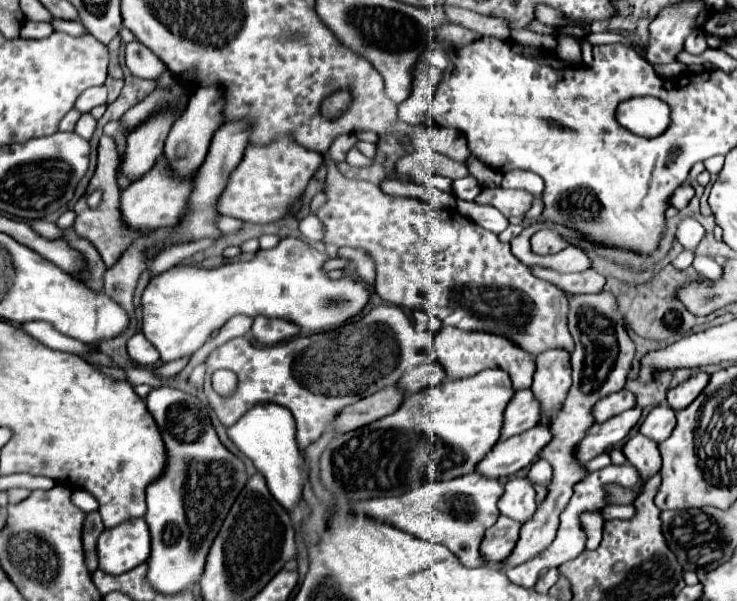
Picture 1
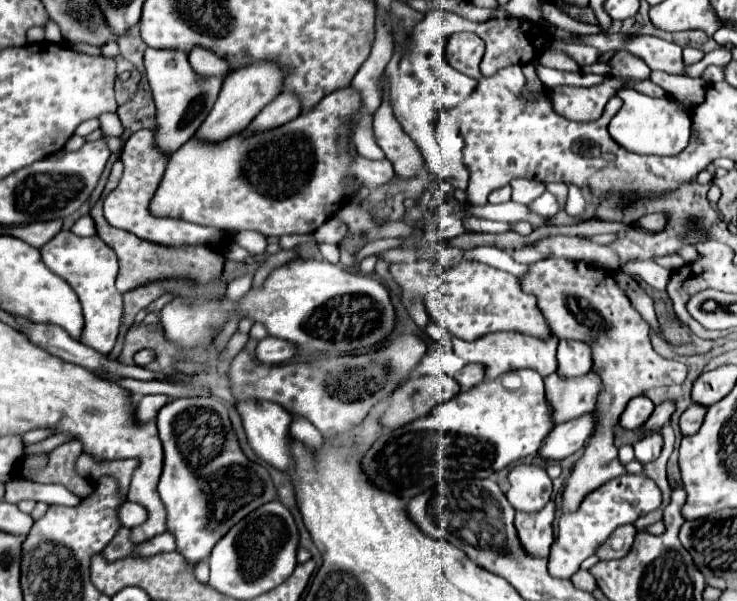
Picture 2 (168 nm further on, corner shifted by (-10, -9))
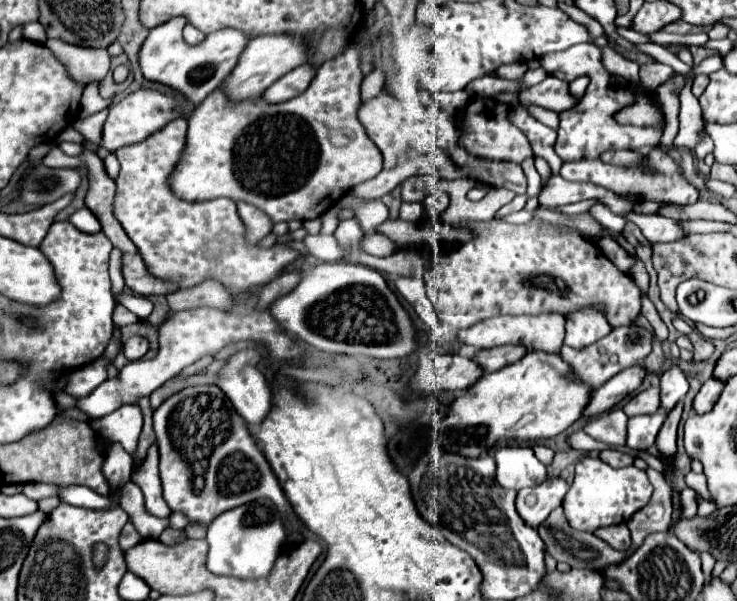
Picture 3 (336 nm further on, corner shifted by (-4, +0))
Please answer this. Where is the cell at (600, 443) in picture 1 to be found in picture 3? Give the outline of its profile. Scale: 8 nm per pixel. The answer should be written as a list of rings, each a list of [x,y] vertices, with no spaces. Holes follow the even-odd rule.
[[[673,365],[669,371],[661,375],[661,409],[671,411],[673,405],[677,405],[677,401],[681,401],[687,391],[689,391],[689,381],[683,369]]]

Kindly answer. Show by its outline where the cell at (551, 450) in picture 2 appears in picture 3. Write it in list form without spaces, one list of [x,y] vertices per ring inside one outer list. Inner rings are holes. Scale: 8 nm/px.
[[[633,365],[633,367],[623,369],[621,373],[611,377],[603,387],[593,391],[593,397],[591,397],[583,415],[593,417],[603,411],[609,411],[611,407],[621,403],[625,397],[635,393],[639,389],[639,385],[643,383],[645,375],[647,375],[647,369],[641,365]]]

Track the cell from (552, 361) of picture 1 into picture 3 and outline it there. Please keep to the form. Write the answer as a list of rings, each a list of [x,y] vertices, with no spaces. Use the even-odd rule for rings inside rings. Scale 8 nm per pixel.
[[[587,305],[585,309],[567,315],[567,333],[563,343],[579,349],[591,345],[593,341],[599,341],[609,333],[611,333],[611,325],[603,309],[599,305]]]

